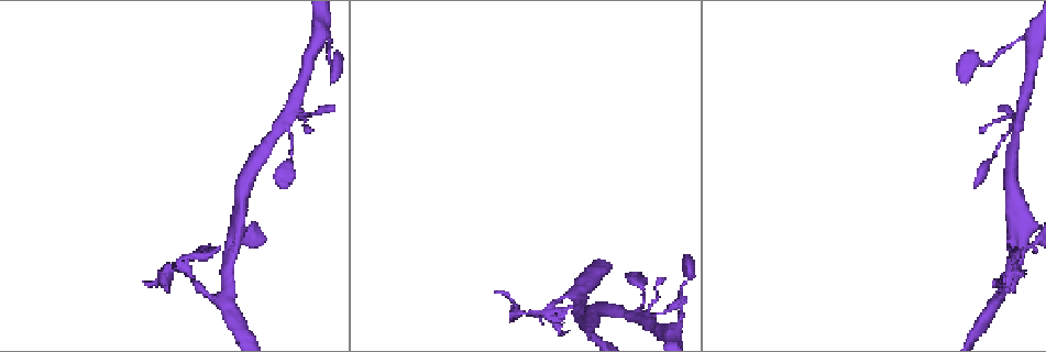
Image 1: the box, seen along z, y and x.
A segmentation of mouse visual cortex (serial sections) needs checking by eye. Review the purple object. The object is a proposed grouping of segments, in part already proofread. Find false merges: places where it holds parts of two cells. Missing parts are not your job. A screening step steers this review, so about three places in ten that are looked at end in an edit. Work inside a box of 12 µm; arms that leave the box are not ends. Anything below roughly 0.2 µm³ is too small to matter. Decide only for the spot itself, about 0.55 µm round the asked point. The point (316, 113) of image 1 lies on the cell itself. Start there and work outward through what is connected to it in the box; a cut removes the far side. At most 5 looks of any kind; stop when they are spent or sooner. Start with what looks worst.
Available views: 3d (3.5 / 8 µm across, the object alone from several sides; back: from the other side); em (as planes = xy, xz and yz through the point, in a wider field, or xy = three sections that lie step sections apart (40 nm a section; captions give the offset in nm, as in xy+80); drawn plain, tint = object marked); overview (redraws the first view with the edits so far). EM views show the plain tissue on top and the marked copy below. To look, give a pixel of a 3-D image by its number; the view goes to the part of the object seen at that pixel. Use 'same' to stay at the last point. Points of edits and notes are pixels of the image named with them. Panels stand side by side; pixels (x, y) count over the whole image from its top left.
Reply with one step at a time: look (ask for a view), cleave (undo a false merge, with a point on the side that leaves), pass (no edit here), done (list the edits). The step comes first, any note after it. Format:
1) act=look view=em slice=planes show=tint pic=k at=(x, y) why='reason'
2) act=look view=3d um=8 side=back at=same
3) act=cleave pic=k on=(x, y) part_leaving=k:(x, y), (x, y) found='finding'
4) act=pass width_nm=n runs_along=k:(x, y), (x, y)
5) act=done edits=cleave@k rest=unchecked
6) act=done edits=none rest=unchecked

act=look view=3d um=3.5 pic=1 at=(322, 36)

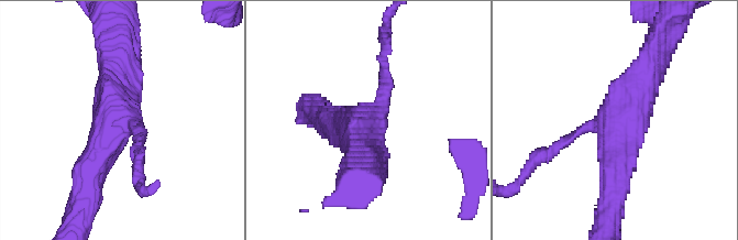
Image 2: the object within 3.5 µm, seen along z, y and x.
act=pass runs_along=2:(612, 195), (615, 128), (651, 63) found='all the same cell'

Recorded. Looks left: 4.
act=look view=3d um=3.5 pic=1 at=(234, 244) why='three-way junction'

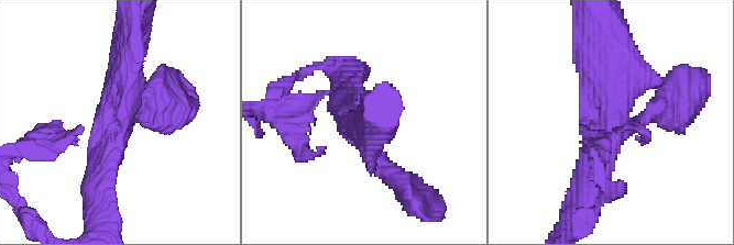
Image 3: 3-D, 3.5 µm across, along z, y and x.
act=pass runs_along=3:(124, 46), (118, 124), (98, 188) found='one cell here'

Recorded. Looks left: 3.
act=done edits=none rest=unchecked

